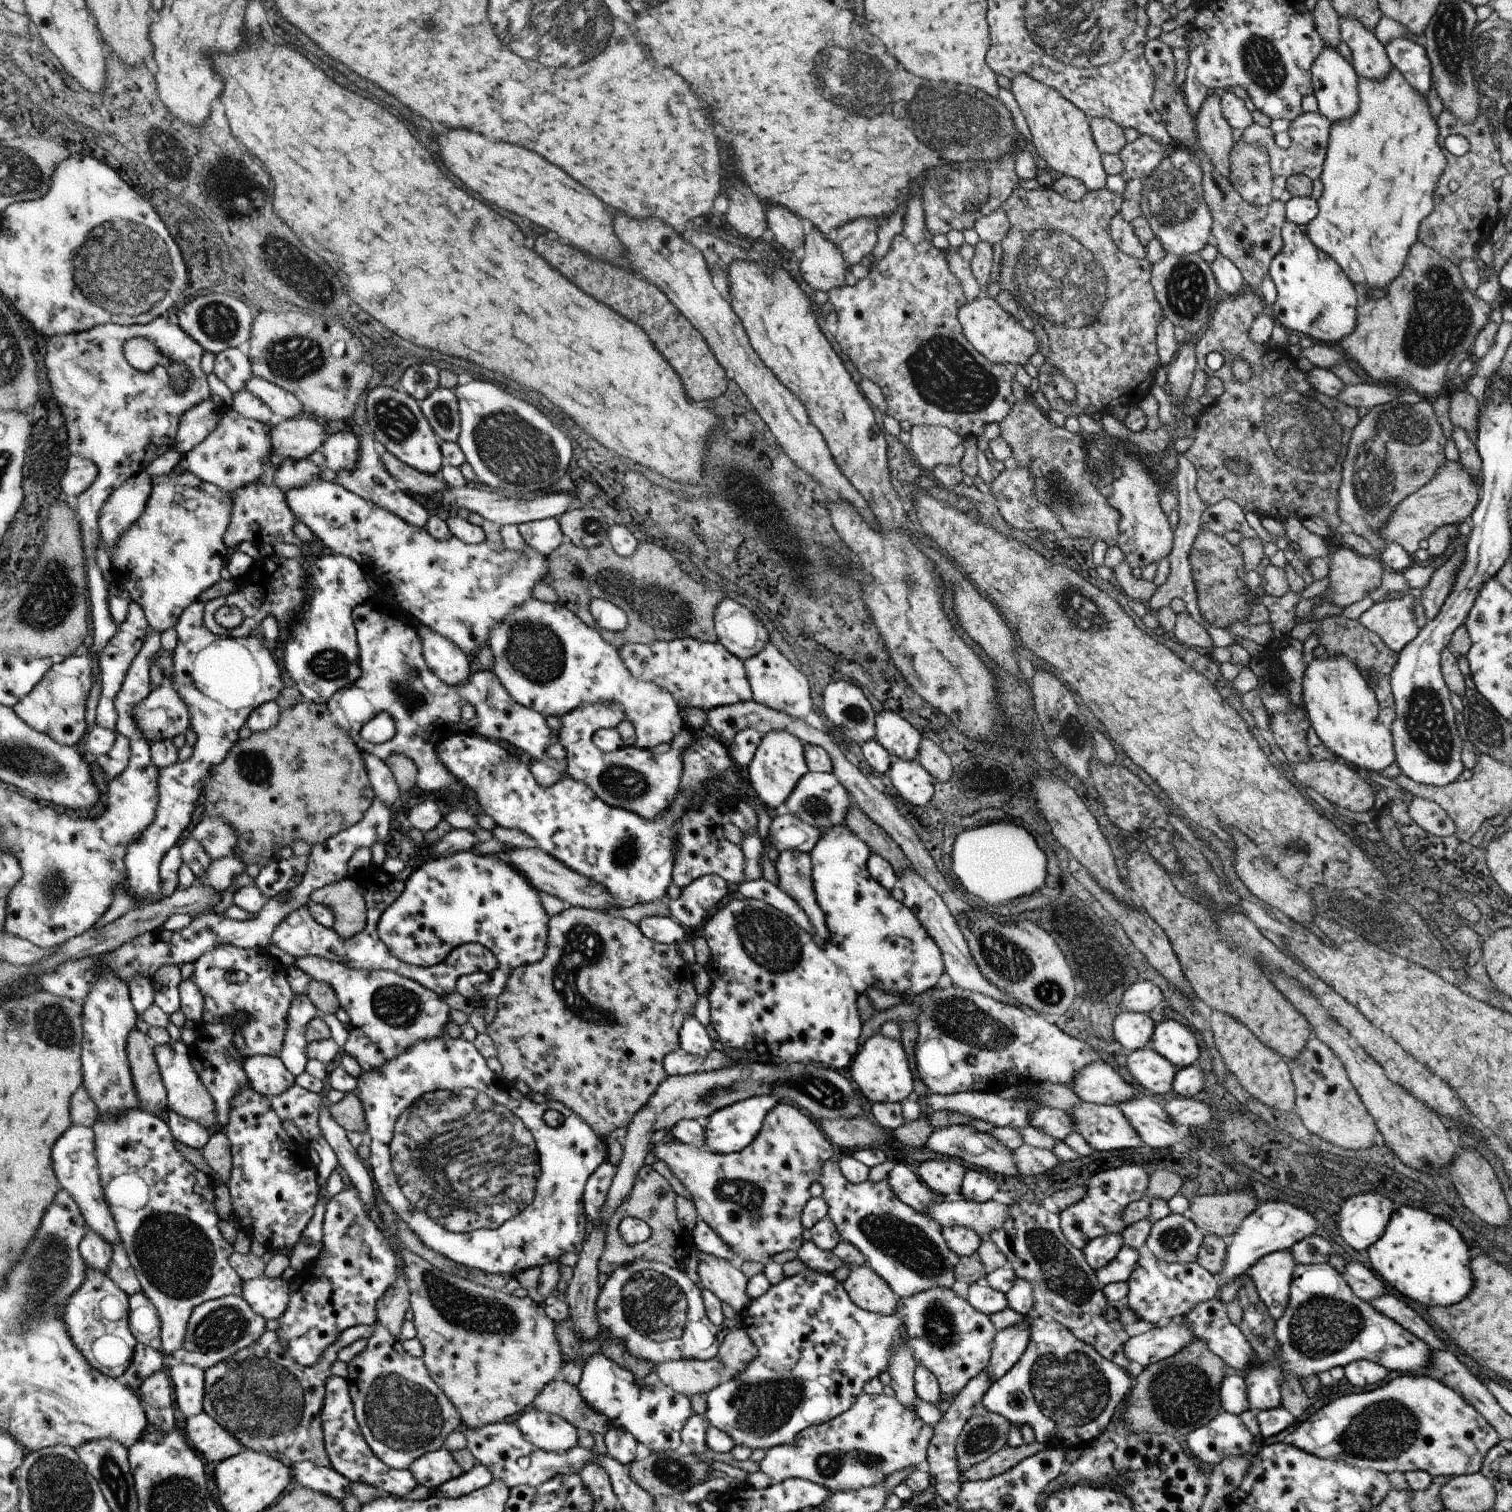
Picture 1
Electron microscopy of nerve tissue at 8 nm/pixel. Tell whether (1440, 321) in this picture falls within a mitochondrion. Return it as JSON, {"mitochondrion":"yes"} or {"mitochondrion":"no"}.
{"mitochondrion":"yes"}

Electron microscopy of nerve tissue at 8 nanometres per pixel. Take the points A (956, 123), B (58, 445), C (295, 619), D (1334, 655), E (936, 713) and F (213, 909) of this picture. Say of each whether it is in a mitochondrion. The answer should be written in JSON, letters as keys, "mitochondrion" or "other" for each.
{"A":"mitochondrion","B":"other","C":"other","D":"other","E":"other","F":"other"}

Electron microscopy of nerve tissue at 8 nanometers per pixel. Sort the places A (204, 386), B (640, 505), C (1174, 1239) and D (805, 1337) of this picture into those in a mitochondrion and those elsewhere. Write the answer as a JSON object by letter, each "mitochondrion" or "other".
{"A":"other","B":"other","C":"mitochondrion","D":"other"}

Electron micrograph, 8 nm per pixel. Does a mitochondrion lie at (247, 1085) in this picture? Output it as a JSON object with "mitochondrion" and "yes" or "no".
{"mitochondrion":"no"}

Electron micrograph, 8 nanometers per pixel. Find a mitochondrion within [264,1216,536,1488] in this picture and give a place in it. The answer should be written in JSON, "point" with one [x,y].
{"point":[406,1417]}

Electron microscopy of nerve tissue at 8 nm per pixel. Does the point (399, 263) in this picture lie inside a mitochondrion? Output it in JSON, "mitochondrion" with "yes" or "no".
{"mitochondrion":"no"}

